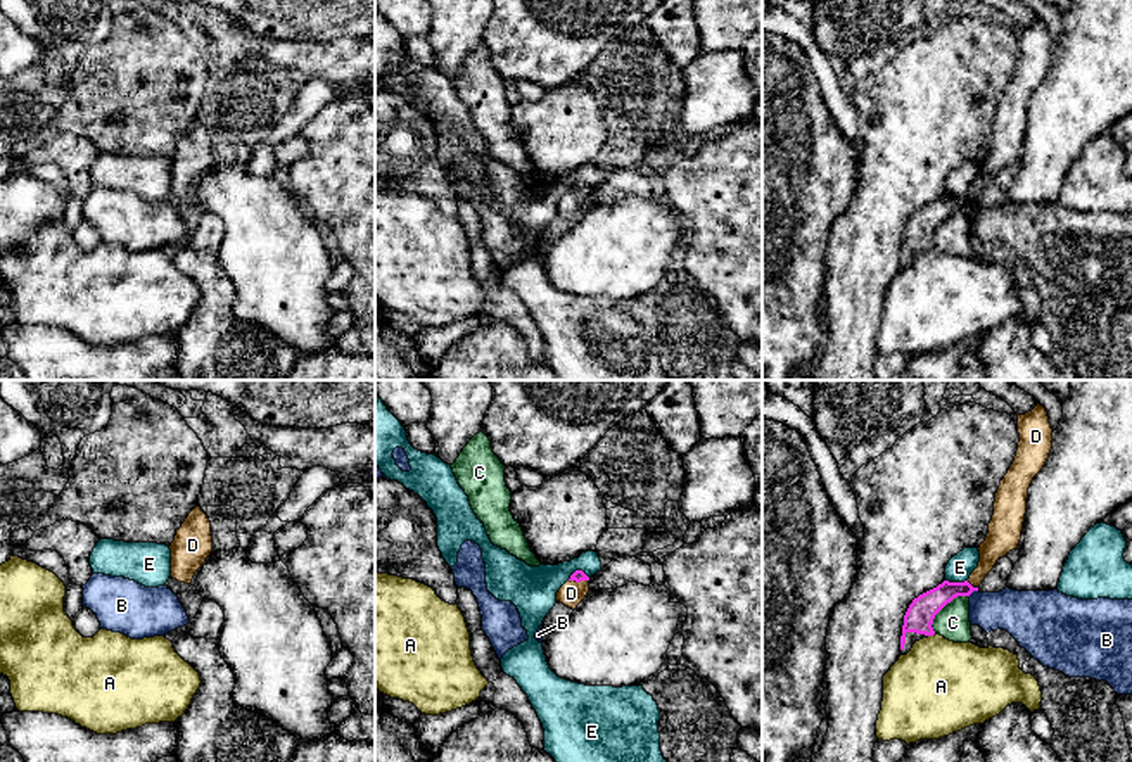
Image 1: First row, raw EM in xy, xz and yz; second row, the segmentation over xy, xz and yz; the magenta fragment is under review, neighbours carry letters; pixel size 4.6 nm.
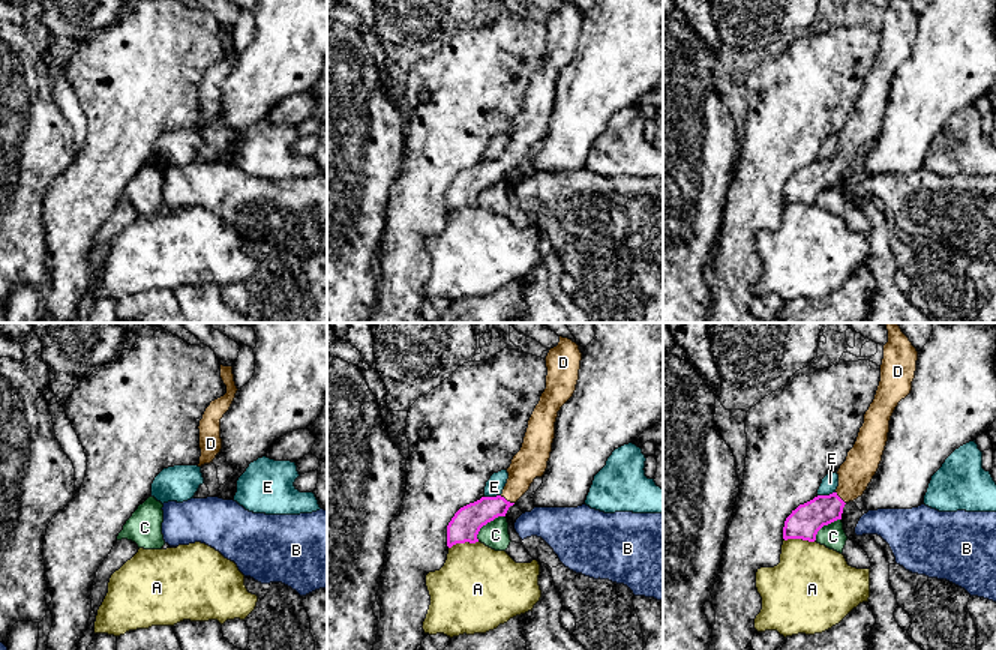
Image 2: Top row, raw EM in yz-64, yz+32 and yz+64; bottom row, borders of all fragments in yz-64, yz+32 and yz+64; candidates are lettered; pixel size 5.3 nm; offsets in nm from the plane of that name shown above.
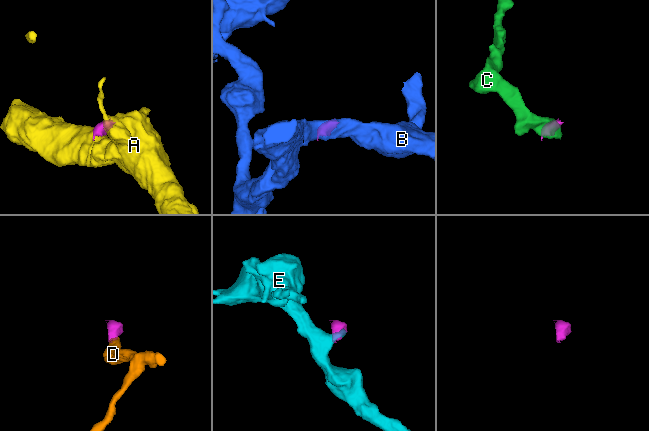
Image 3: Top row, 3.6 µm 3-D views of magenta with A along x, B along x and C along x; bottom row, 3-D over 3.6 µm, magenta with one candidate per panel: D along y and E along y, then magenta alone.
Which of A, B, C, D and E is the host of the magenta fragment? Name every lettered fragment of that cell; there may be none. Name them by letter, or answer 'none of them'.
D

